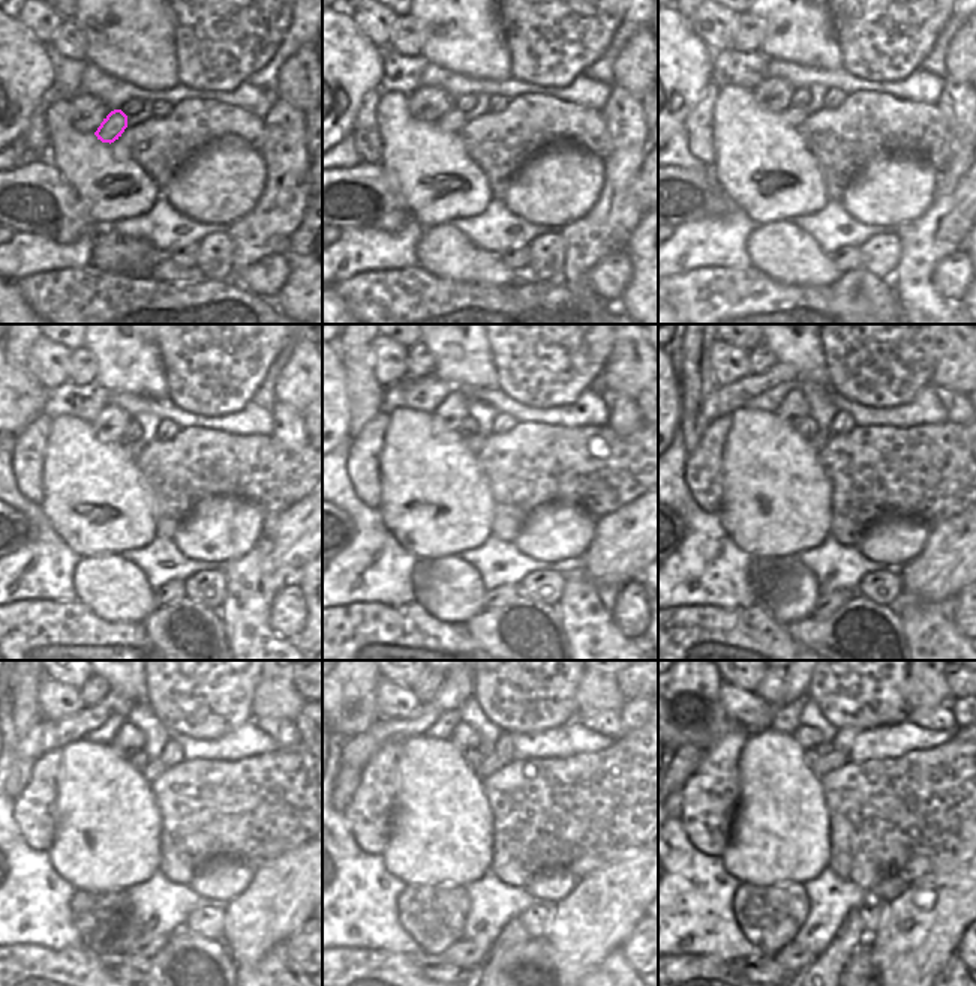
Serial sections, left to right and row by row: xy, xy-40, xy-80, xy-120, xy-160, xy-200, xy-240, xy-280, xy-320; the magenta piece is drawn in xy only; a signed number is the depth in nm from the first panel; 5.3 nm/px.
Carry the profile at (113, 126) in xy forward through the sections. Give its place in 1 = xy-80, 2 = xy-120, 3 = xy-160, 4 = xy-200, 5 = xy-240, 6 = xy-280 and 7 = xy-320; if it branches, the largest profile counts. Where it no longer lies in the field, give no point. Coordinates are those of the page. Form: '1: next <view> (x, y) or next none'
1: next xy-80 (793, 116)
2: next xy-120 (135, 447)
3: next xy-160 (476, 443)
4: next xy-200 (820, 437)
5: next xy-240 (153, 769)
6: next xy-280 (493, 763)
7: next xy-320 (835, 760)

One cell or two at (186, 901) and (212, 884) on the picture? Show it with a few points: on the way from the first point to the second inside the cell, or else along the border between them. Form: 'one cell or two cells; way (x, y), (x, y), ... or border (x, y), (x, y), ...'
two cells; border (186, 884), (213, 902)

